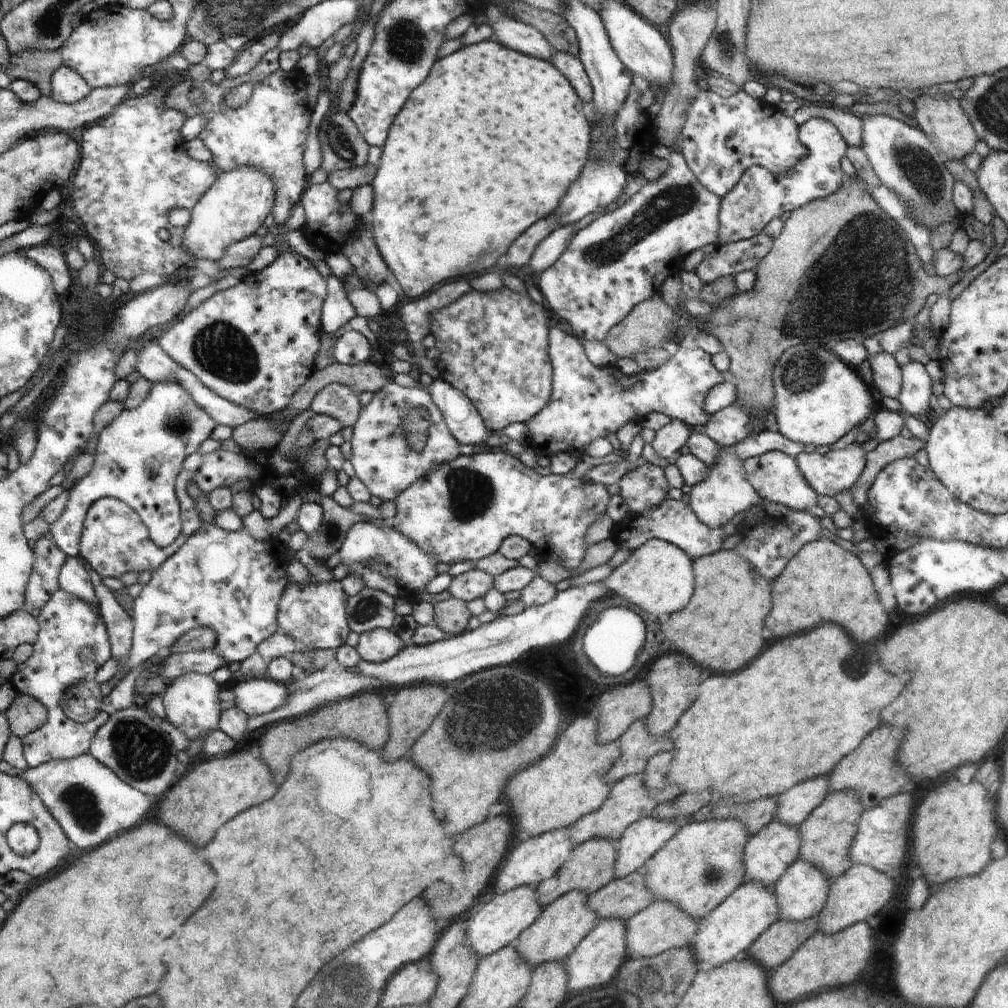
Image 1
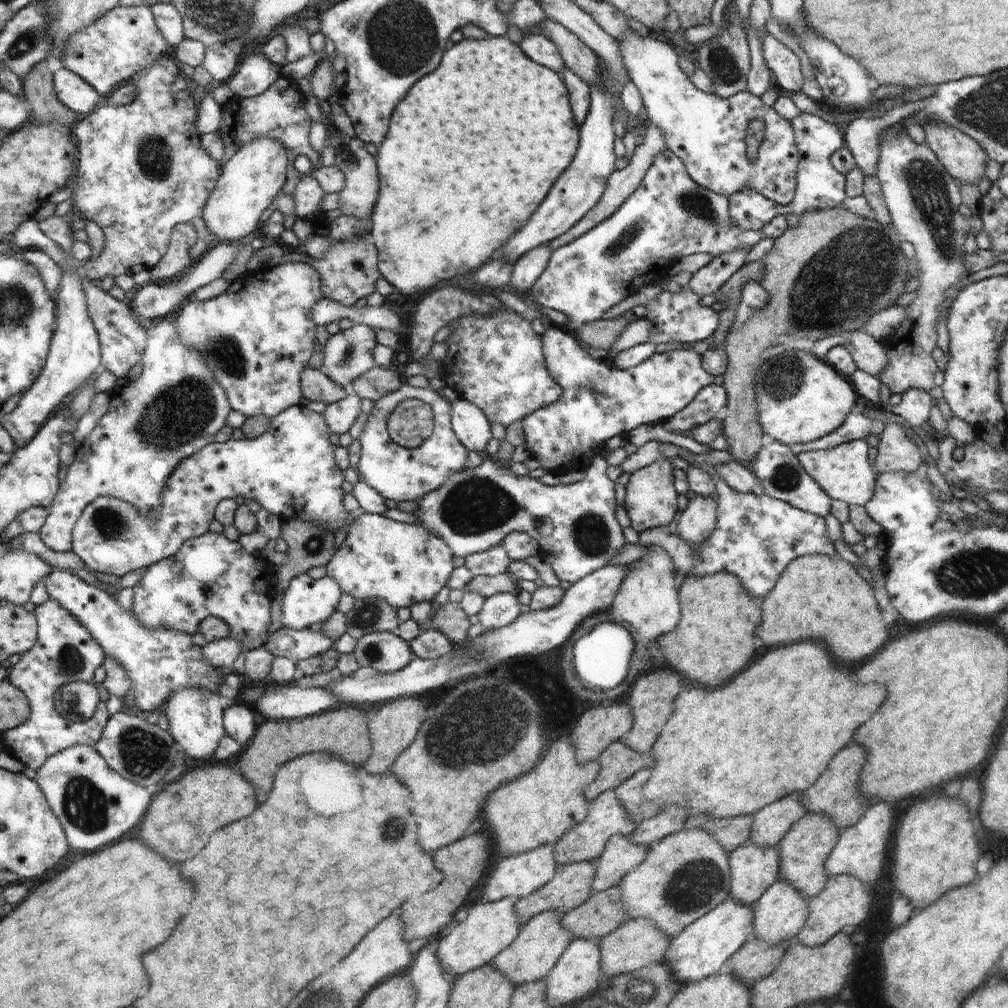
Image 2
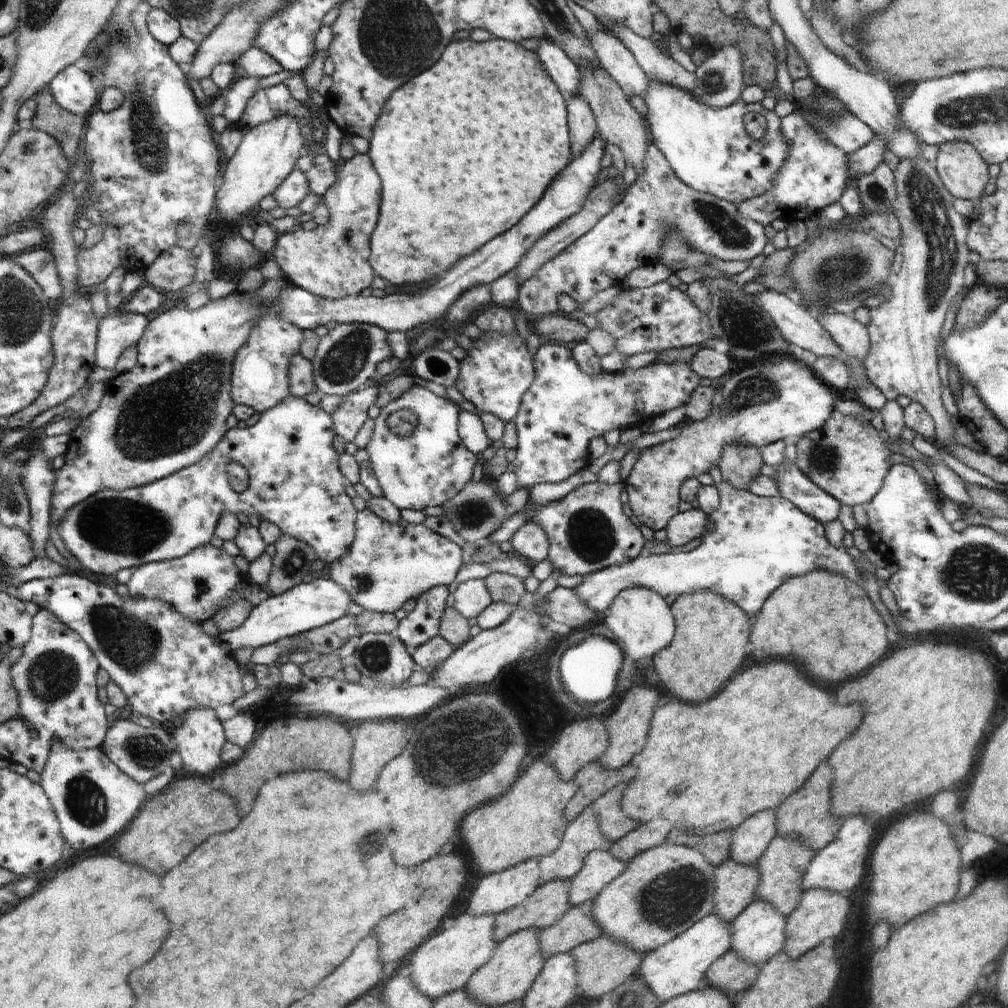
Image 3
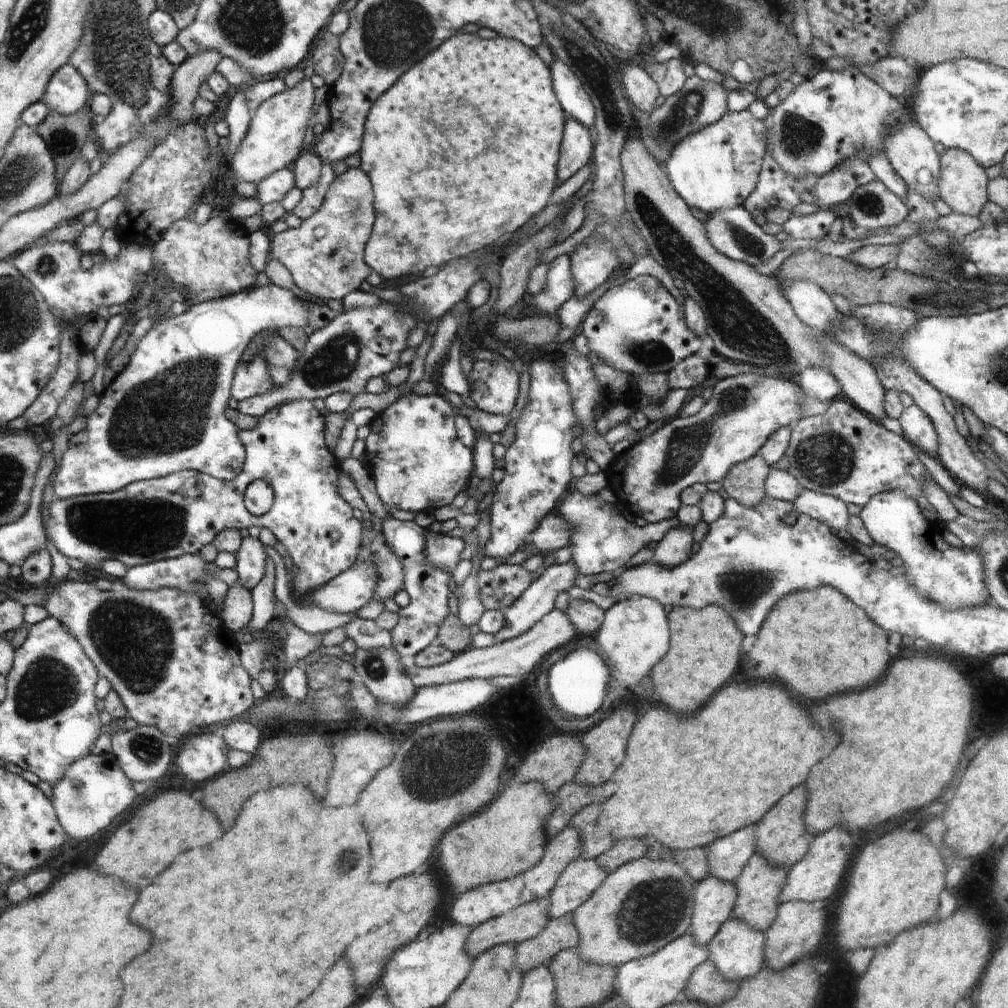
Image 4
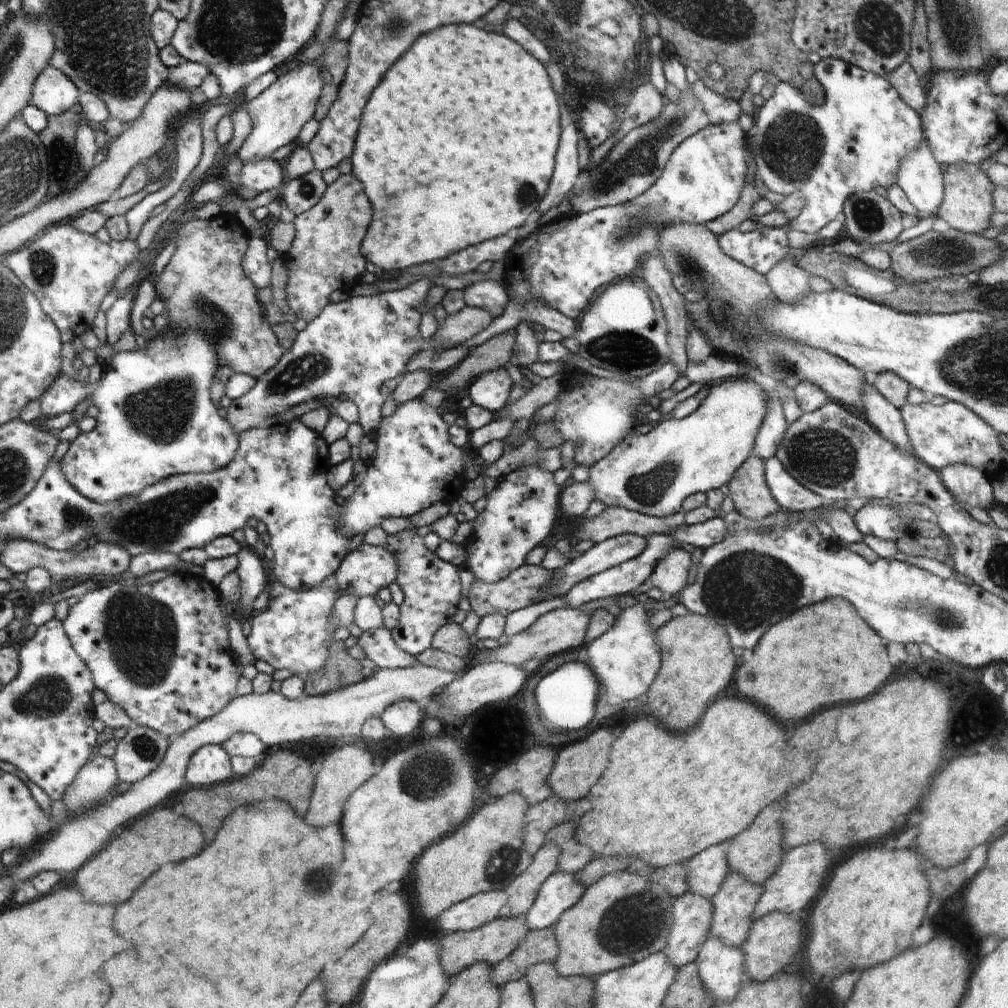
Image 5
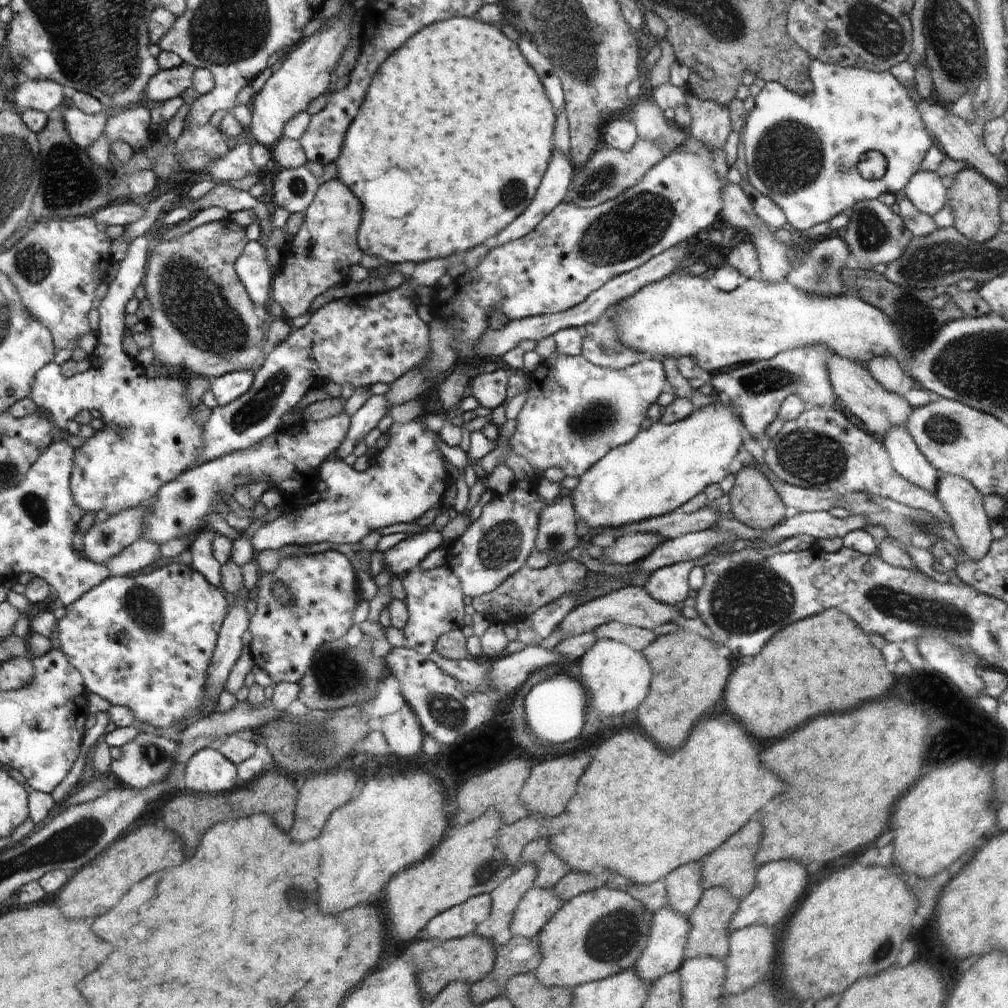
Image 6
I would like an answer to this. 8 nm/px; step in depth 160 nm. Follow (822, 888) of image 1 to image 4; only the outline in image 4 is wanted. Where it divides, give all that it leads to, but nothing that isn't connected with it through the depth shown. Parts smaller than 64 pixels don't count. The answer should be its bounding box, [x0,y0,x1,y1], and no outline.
[706,917,766,983]

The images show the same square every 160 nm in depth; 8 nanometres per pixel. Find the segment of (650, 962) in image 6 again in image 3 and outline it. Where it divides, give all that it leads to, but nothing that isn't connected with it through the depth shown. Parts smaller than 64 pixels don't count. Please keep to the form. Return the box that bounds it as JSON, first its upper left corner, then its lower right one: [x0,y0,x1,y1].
[714,858,759,924]

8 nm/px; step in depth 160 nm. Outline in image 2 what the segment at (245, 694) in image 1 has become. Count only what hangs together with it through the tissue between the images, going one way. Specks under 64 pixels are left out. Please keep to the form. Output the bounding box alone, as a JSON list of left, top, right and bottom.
[256,685,339,720]

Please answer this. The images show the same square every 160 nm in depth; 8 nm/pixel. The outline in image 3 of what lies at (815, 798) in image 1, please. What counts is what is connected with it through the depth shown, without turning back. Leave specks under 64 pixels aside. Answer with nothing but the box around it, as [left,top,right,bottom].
[730,810,777,865]

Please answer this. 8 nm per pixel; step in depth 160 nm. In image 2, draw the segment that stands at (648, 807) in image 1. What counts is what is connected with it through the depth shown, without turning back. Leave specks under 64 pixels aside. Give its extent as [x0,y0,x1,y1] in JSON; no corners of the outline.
[555,789,638,866]

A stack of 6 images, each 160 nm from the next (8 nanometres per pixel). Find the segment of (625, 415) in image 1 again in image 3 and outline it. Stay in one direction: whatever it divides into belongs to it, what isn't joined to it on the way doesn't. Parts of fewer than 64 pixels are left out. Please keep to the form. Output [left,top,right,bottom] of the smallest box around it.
[515,342,701,487]

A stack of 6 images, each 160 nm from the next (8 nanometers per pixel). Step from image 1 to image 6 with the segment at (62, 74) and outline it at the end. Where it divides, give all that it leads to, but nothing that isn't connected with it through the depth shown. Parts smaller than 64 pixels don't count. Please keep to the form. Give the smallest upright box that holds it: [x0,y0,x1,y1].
[14,78,64,114]

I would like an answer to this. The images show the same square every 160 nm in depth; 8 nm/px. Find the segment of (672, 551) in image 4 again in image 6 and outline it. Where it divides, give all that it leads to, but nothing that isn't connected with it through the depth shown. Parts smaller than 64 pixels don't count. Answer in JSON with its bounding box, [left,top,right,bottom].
[644,560,696,605]

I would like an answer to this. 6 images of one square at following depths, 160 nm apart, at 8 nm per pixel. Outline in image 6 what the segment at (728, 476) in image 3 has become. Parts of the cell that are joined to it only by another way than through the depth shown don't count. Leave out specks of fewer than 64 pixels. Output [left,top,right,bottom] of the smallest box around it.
[729,465,790,531]

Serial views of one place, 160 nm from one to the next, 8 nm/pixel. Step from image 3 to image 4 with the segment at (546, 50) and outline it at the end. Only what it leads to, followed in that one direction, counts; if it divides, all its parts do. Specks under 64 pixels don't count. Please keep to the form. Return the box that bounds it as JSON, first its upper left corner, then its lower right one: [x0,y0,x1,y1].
[550,57,596,128]

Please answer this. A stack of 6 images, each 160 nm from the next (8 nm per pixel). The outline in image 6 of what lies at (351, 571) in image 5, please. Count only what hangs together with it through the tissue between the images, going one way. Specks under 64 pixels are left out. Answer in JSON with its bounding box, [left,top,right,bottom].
[382,531,443,577]

